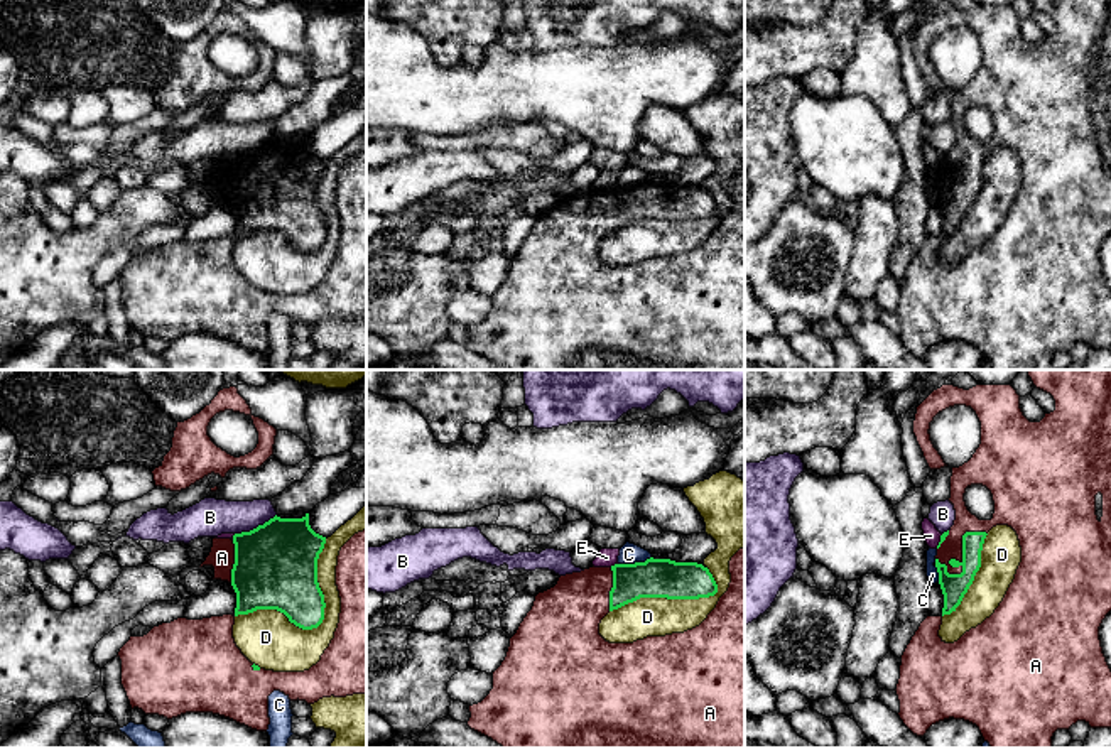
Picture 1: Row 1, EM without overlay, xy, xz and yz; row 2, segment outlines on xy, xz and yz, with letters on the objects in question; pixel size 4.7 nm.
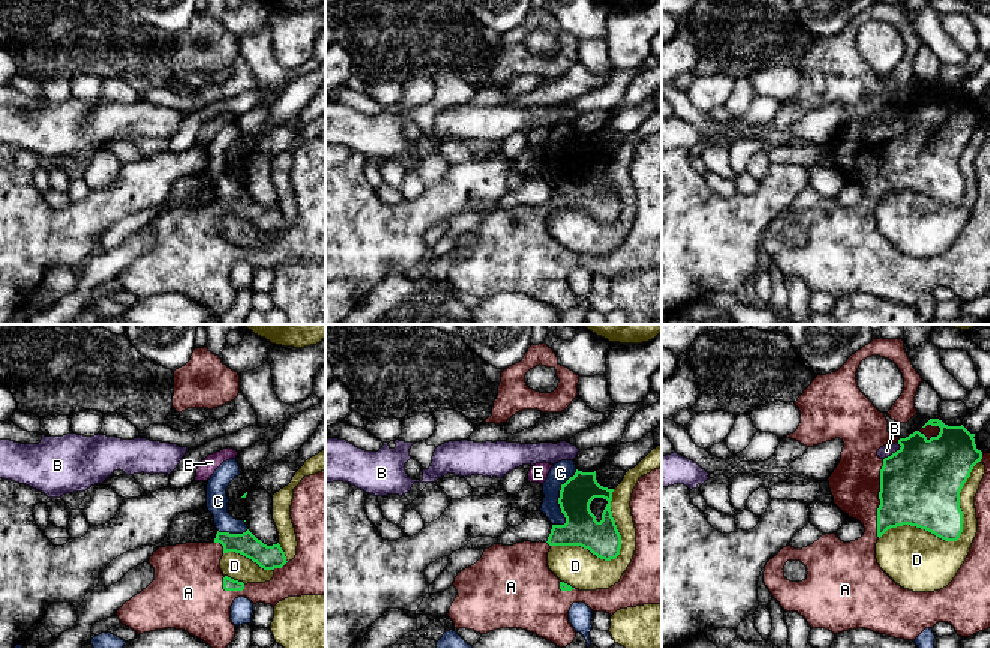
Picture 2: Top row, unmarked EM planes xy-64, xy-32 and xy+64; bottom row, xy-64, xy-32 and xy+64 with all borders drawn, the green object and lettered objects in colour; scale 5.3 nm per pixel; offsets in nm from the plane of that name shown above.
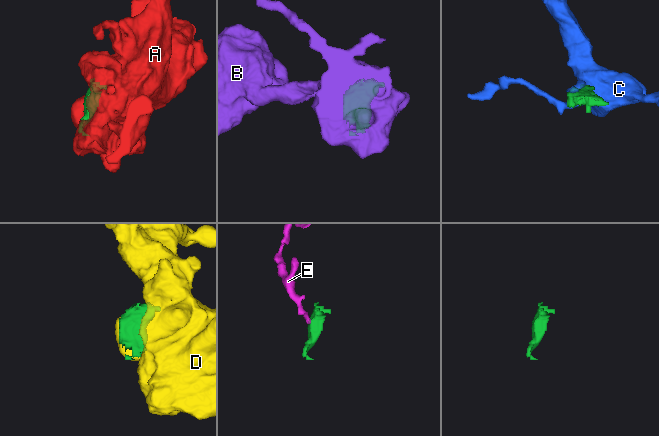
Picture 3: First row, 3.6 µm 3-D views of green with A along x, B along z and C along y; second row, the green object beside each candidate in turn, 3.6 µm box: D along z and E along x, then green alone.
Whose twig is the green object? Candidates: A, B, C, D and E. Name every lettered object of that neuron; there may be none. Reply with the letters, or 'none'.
A

